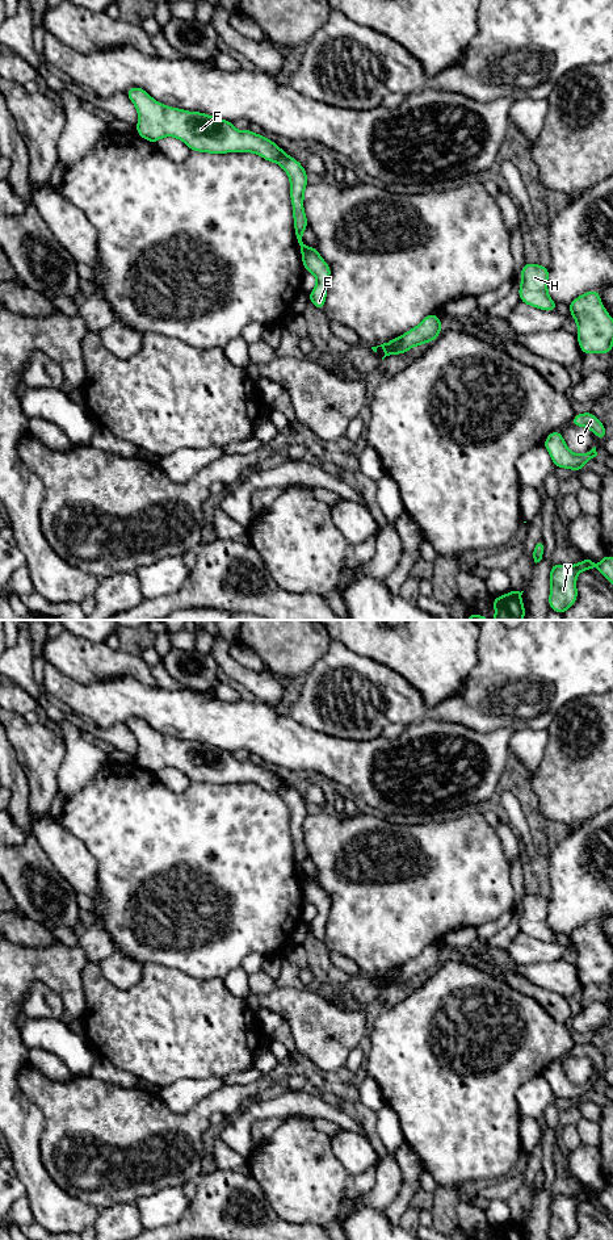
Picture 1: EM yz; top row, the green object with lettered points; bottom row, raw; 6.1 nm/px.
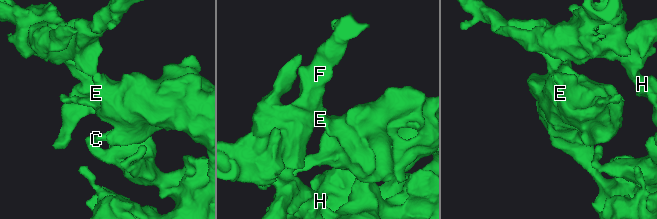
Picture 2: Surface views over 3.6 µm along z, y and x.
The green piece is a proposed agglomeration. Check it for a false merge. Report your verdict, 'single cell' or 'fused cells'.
fused cells

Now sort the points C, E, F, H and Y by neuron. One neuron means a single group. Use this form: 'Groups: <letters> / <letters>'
Groups: C E Y / F H

